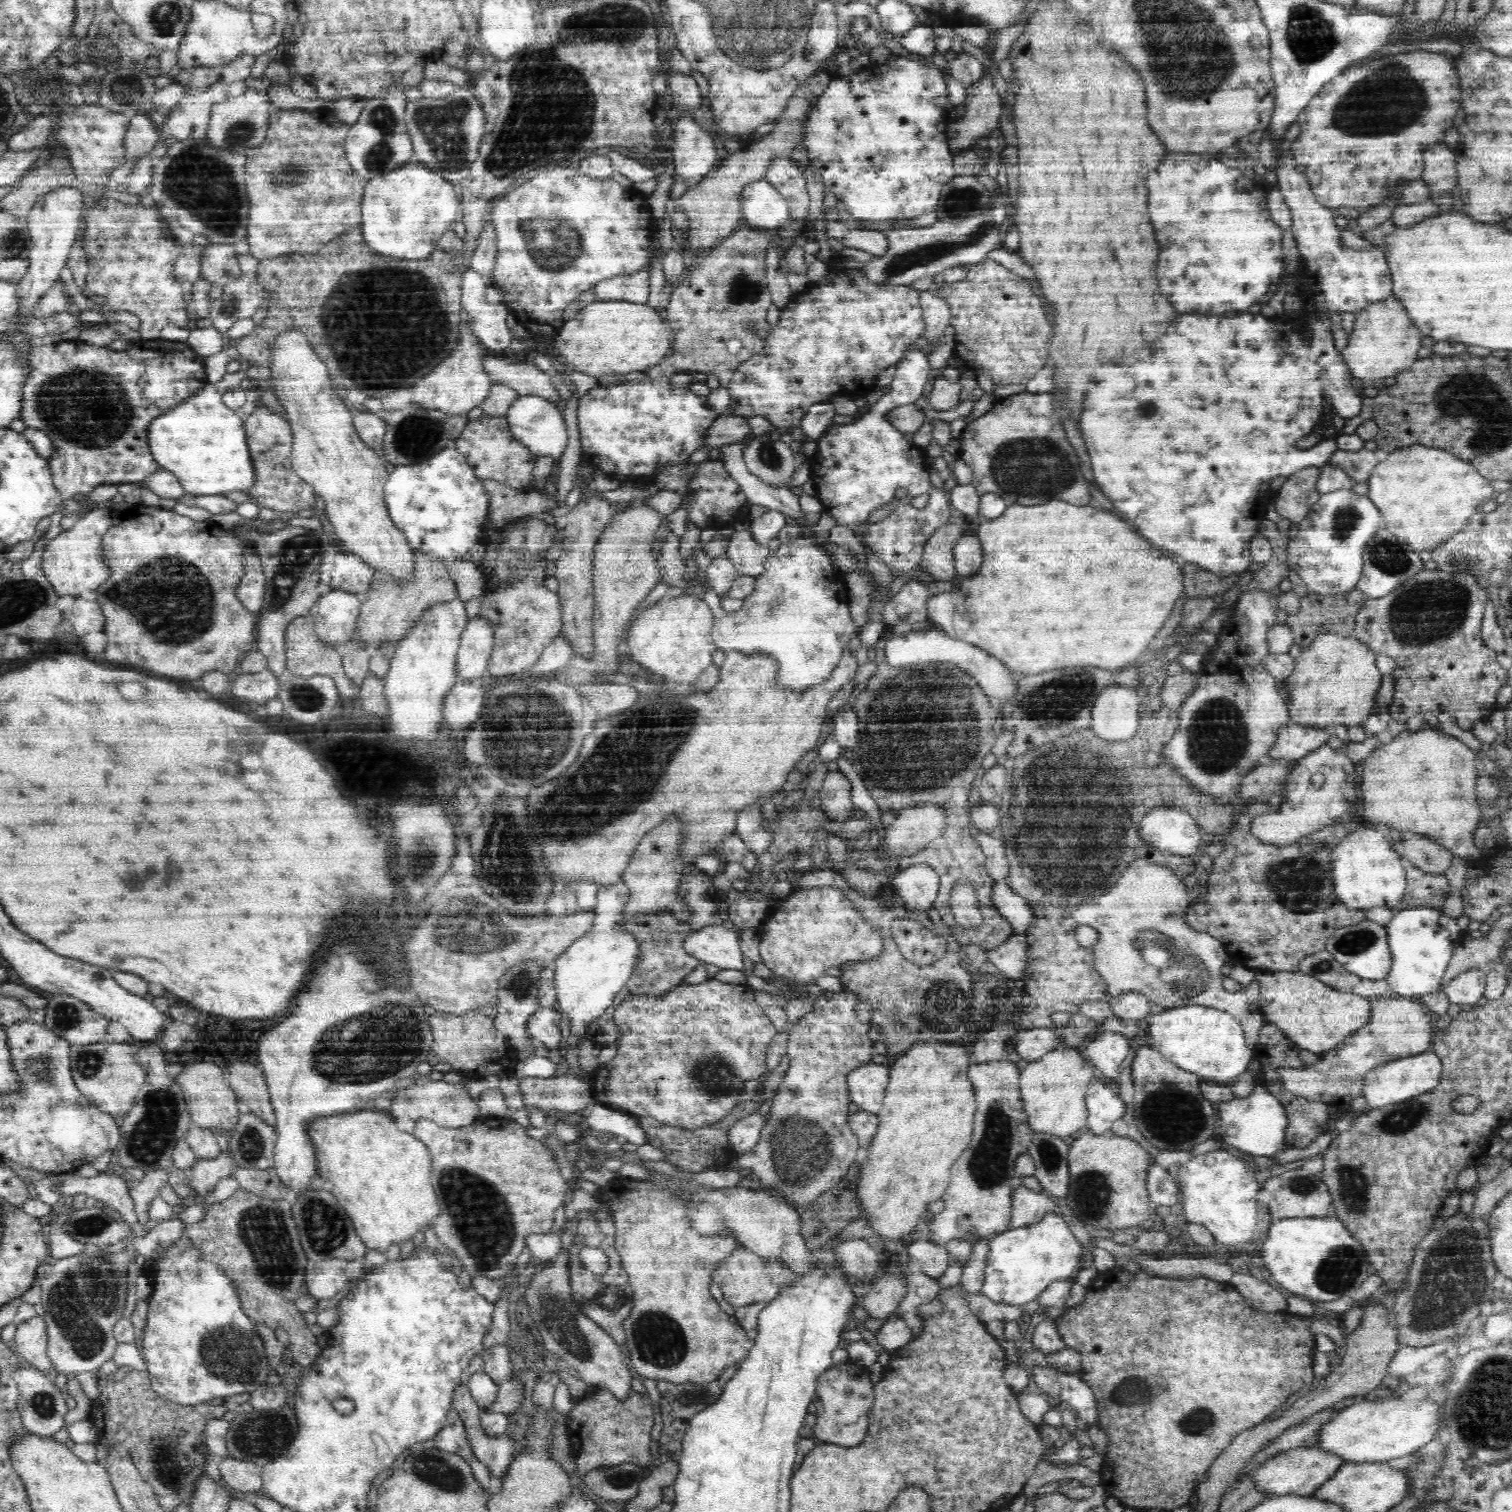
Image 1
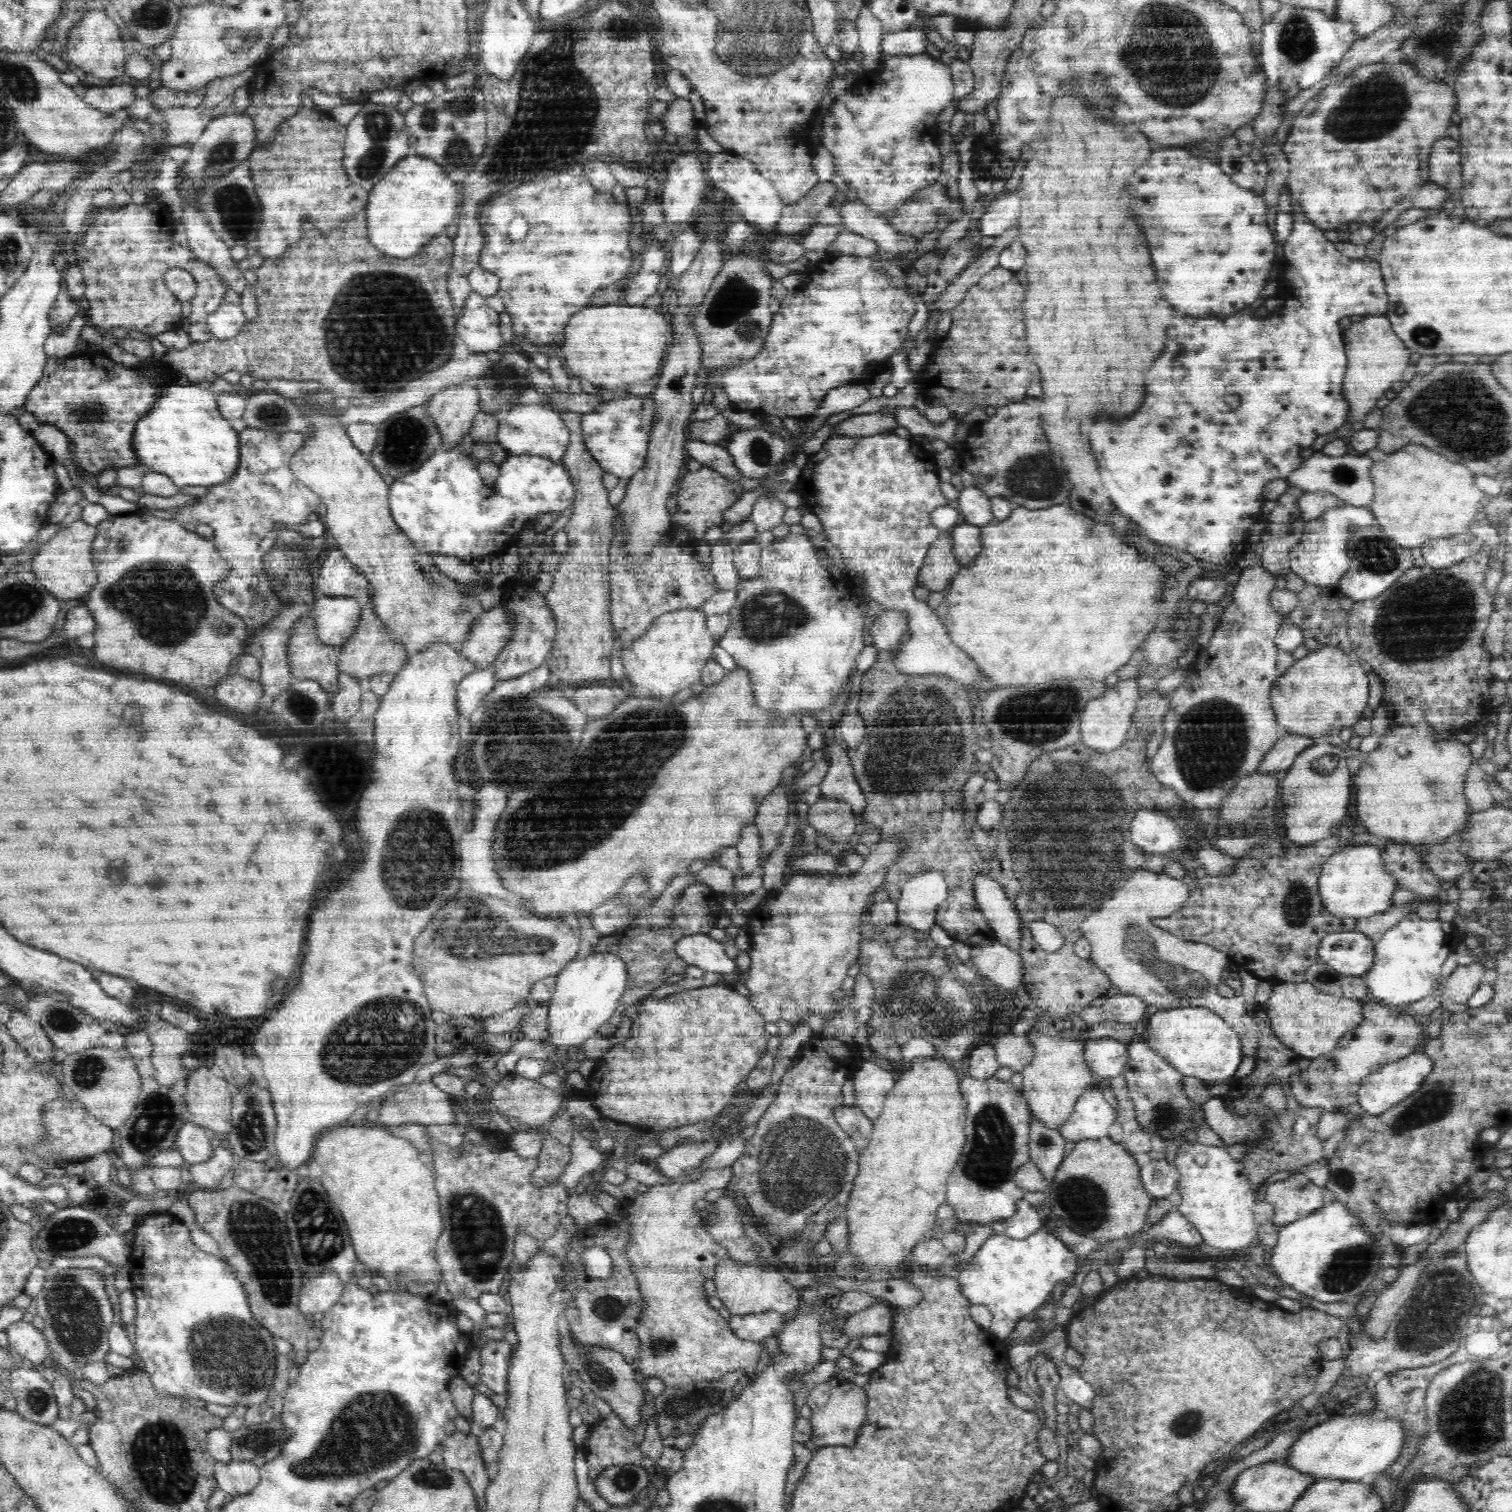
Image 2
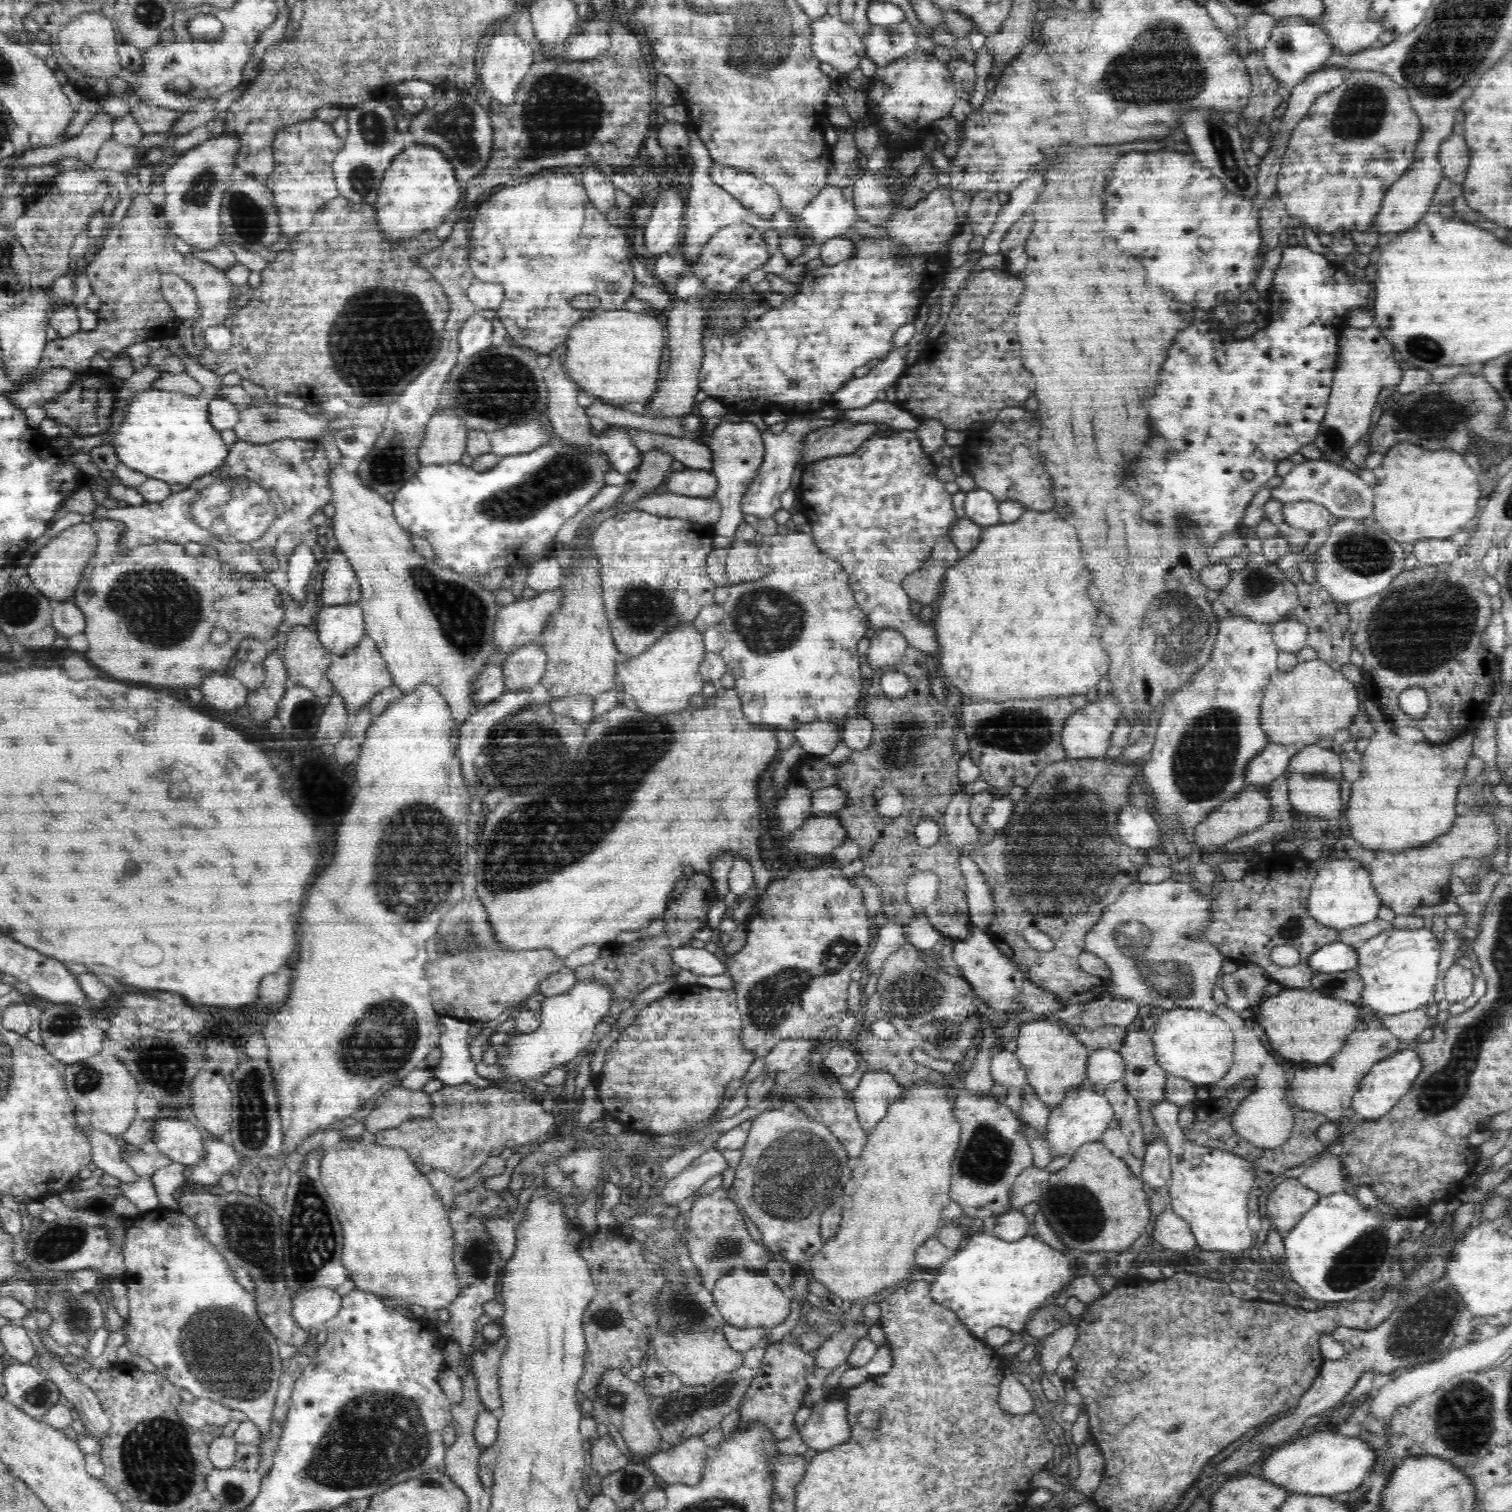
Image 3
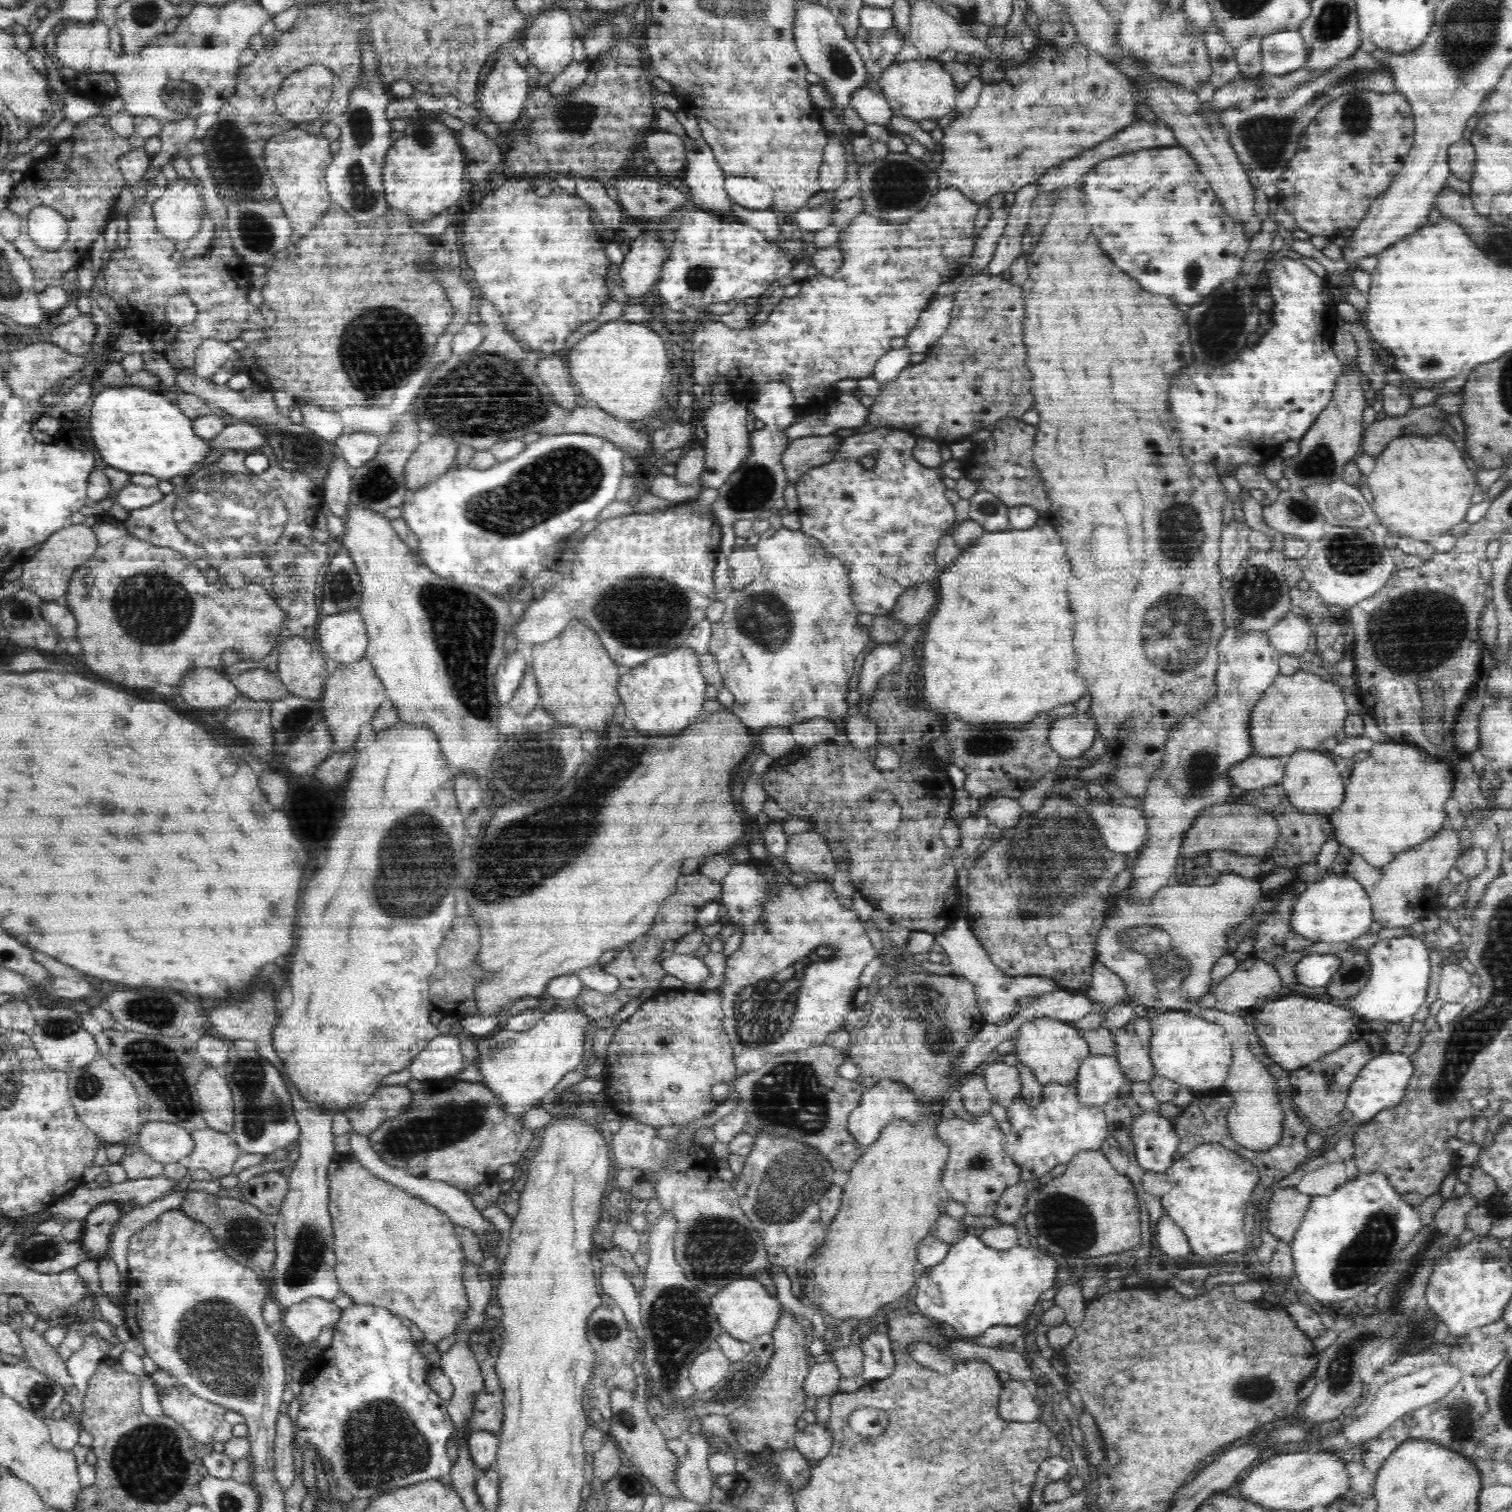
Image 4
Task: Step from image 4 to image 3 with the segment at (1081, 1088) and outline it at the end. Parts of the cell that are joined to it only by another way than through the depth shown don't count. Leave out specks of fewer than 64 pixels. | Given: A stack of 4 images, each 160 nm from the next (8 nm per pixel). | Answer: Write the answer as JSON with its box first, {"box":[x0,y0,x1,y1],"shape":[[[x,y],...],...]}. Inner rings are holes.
{"box":[1086,1048,1125,1092],"shape":[[[1109,1048],[1090,1051],[1086,1082],[1091,1088],[1103,1092],[1108,1084],[1122,1080],[1125,1070],[1125,1060],[1119,1051]]]}

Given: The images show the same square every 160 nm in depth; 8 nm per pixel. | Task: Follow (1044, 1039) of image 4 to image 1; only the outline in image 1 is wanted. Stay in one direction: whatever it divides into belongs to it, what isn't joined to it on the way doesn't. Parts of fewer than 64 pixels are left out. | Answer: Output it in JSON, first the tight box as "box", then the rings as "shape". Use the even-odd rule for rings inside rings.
{"box":[1019,1045,1098,1140],"shape":[[[1058,1045],[1042,1058],[1031,1061],[1020,1075],[1019,1087],[1023,1098],[1027,1119],[1034,1133],[1056,1135],[1070,1140],[1077,1135],[1080,1128],[1084,1128],[1088,1111],[1085,1105],[1085,1096],[1089,1084],[1098,1076],[1095,1066],[1084,1058],[1080,1049]]]}

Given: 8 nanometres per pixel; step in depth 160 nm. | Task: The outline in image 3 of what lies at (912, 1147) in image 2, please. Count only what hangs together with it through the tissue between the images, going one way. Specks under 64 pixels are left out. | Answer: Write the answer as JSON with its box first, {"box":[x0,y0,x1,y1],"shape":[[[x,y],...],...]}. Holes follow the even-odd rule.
{"box":[810,1082,961,1303],"shape":[[[916,1082],[912,1084],[908,1090],[904,1090],[904,1096],[900,1096],[894,1104],[890,1104],[887,1110],[888,1114],[874,1126],[869,1132],[868,1140],[864,1150],[860,1153],[857,1160],[856,1168],[853,1170],[853,1176],[848,1180],[843,1192],[843,1202],[841,1208],[843,1210],[840,1222],[840,1230],[838,1234],[825,1242],[822,1250],[818,1251],[810,1260],[811,1278],[821,1282],[830,1292],[831,1296],[828,1301],[840,1303],[844,1300],[851,1300],[855,1302],[862,1298],[868,1298],[878,1293],[880,1289],[890,1288],[899,1281],[906,1280],[910,1277],[910,1269],[914,1262],[914,1253],[916,1248],[926,1243],[926,1240],[935,1237],[938,1229],[938,1222],[942,1218],[942,1210],[952,1201],[949,1196],[950,1182],[951,1182],[951,1168],[950,1162],[954,1160],[959,1145],[961,1124],[957,1121],[957,1117],[952,1114],[952,1106],[948,1104],[946,1092],[940,1084],[928,1084],[927,1082]]]}

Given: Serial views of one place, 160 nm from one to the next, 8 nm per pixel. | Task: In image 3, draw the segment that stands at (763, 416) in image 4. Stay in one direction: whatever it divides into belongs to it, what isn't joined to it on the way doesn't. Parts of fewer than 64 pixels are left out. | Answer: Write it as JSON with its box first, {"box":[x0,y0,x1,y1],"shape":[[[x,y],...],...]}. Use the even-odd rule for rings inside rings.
{"box":[741,415,838,519],"shape":[[[809,415],[806,419],[790,421],[779,434],[774,434],[770,430],[764,431],[761,437],[765,444],[765,458],[756,476],[749,482],[750,488],[746,490],[744,498],[741,499],[742,512],[754,514],[758,519],[772,517],[775,512],[778,512],[782,508],[780,497],[791,488],[791,476],[797,460],[801,458],[806,435],[821,427],[832,426],[838,421],[837,418],[814,418]]]}

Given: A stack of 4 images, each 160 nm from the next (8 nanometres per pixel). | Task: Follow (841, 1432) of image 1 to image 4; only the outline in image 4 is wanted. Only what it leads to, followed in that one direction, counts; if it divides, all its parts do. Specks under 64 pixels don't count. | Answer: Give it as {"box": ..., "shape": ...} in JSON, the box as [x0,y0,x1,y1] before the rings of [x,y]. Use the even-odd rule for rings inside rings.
{"box":[794,1421,833,1461],"shape":[[[816,1421],[796,1433],[794,1440],[798,1452],[809,1461],[819,1461],[830,1452],[833,1435],[828,1429],[828,1424]]]}

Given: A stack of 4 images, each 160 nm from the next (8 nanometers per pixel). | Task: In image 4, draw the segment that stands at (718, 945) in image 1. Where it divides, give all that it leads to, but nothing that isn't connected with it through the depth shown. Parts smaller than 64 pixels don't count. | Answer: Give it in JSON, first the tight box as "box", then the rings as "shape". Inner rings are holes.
{"box":[660,954,710,988],"shape":[[[668,954],[668,957],[660,962],[661,967],[666,972],[667,976],[674,976],[681,981],[685,982],[687,988],[697,988],[701,982],[708,979],[710,970],[704,964],[701,957],[696,957],[692,954]]]}

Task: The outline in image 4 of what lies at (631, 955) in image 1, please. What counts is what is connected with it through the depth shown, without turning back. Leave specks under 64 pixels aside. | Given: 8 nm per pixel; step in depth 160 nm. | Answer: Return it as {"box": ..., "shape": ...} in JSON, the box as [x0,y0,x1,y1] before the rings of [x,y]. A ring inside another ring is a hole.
{"box":[469,1004,594,1114],"shape":[[[554,1004],[550,1012],[544,1012],[542,1020],[526,1032],[514,1032],[498,1028],[498,1030],[486,1036],[469,1035],[475,1043],[478,1055],[477,1069],[481,1074],[484,1086],[487,1086],[496,1096],[501,1097],[504,1111],[509,1114],[523,1114],[538,1107],[544,1098],[551,1098],[554,1086],[572,1070],[582,1069],[582,1056],[586,1048],[586,1028],[590,1028],[590,1022],[594,1018],[588,1016],[582,1008],[564,1008],[562,1004]]]}

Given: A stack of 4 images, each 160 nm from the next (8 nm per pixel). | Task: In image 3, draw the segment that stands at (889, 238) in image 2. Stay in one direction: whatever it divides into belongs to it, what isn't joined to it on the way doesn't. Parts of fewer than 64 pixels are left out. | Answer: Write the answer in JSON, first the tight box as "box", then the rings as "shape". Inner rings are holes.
{"box":[788,183,862,264],"shape":[[[828,183],[815,197],[810,204],[807,204],[806,207],[802,210],[796,217],[803,227],[807,228],[808,232],[811,232],[811,237],[814,240],[812,246],[806,248],[803,254],[798,259],[792,259],[788,264],[806,264],[809,260],[819,258],[821,247],[831,240],[832,238],[841,236],[845,232],[849,232],[853,229],[853,225],[858,221],[862,221],[856,213],[856,207],[851,200],[846,199],[842,193],[840,187]]]}

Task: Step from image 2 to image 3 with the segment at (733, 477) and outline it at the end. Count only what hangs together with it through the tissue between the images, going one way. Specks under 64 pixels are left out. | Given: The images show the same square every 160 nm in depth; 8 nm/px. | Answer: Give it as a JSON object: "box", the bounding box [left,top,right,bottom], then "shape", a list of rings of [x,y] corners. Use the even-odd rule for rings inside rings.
{"box":[632,430,713,471],"shape":[[[632,430],[632,441],[643,455],[650,450],[661,450],[674,456],[688,469],[712,471],[713,452],[709,445],[696,443],[693,438],[649,433]]]}

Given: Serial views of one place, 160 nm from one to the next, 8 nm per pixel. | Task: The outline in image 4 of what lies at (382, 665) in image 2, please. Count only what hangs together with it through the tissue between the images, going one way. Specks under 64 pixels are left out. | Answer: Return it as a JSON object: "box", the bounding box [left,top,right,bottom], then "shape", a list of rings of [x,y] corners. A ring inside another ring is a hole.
{"box":[320,657,387,755],"shape":[[[368,657],[352,664],[334,666],[334,674],[328,677],[328,682],[325,682],[324,686],[323,696],[320,698],[322,720],[328,723],[328,731],[333,738],[332,753],[340,755],[360,743],[362,726],[372,723],[378,708],[387,700],[386,689],[381,680],[378,680]]]}

